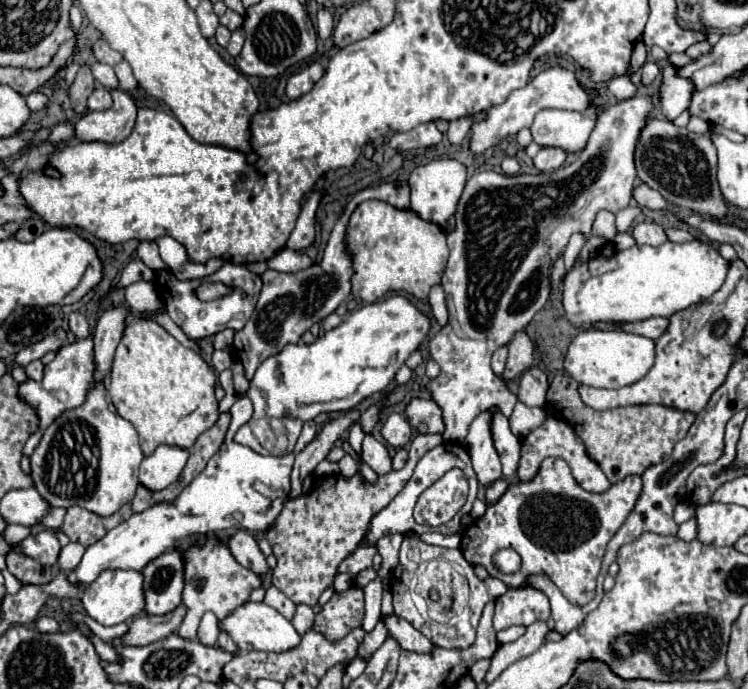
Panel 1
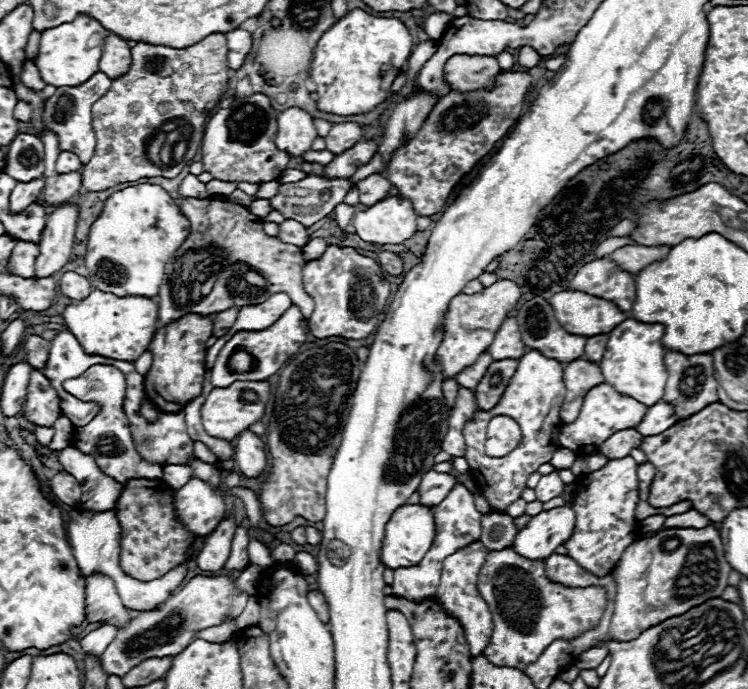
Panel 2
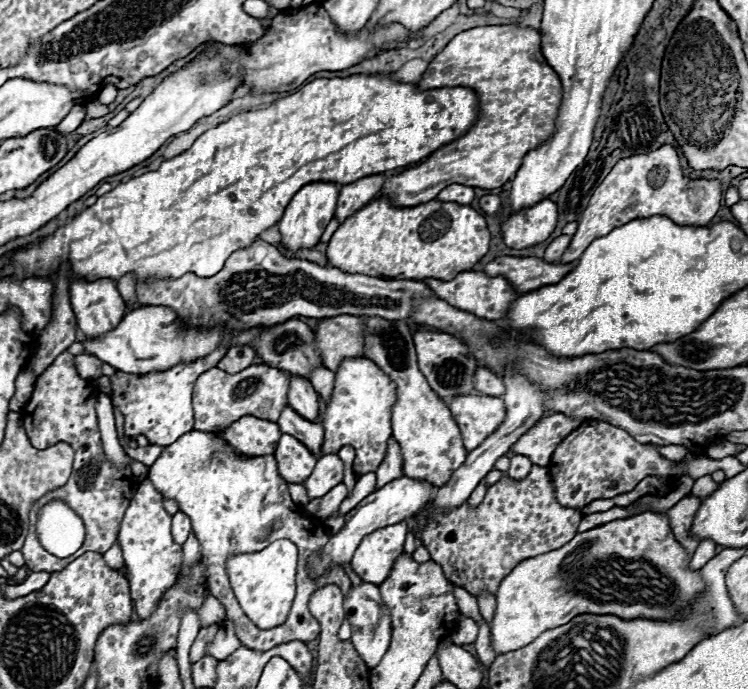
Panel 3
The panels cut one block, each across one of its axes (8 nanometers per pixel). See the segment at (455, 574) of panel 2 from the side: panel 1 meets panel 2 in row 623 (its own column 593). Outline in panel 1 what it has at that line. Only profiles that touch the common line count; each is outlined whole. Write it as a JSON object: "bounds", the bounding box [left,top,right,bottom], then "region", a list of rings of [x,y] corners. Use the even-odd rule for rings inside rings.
{"bounds":[518,418,612,492],"region":[[[548,418],[542,426],[538,426],[536,430],[532,430],[524,440],[522,440],[522,454],[520,454],[520,464],[518,464],[518,478],[522,482],[528,482],[534,478],[536,470],[540,468],[540,462],[548,456],[556,456],[568,462],[574,480],[588,492],[604,492],[608,490],[612,484],[608,482],[608,478],[604,476],[604,472],[600,470],[600,466],[588,456],[584,442],[580,440],[580,436],[572,430],[572,426],[566,420],[556,420],[556,418]]]}

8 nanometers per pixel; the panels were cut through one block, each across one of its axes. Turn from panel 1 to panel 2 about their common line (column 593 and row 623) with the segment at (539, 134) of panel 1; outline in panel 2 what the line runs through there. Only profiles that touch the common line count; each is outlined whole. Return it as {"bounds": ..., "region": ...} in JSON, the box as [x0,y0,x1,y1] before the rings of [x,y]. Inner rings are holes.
{"bounds":[86,576,132,628],"region":[[[86,576],[86,620],[106,622],[116,628],[126,628],[132,616],[122,604],[114,582],[108,576]]]}

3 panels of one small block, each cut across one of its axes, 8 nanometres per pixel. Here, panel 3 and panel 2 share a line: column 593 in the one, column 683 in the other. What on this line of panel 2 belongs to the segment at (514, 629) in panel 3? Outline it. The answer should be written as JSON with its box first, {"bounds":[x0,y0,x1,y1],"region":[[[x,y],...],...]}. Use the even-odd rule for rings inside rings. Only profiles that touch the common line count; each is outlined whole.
{"bounds":[610,526,730,642],"region":[[[714,526],[700,530],[672,528],[656,532],[650,540],[632,542],[624,550],[612,574],[616,580],[616,606],[610,634],[616,642],[626,642],[710,598],[720,598],[728,586],[730,564],[724,556],[720,532]]]}

